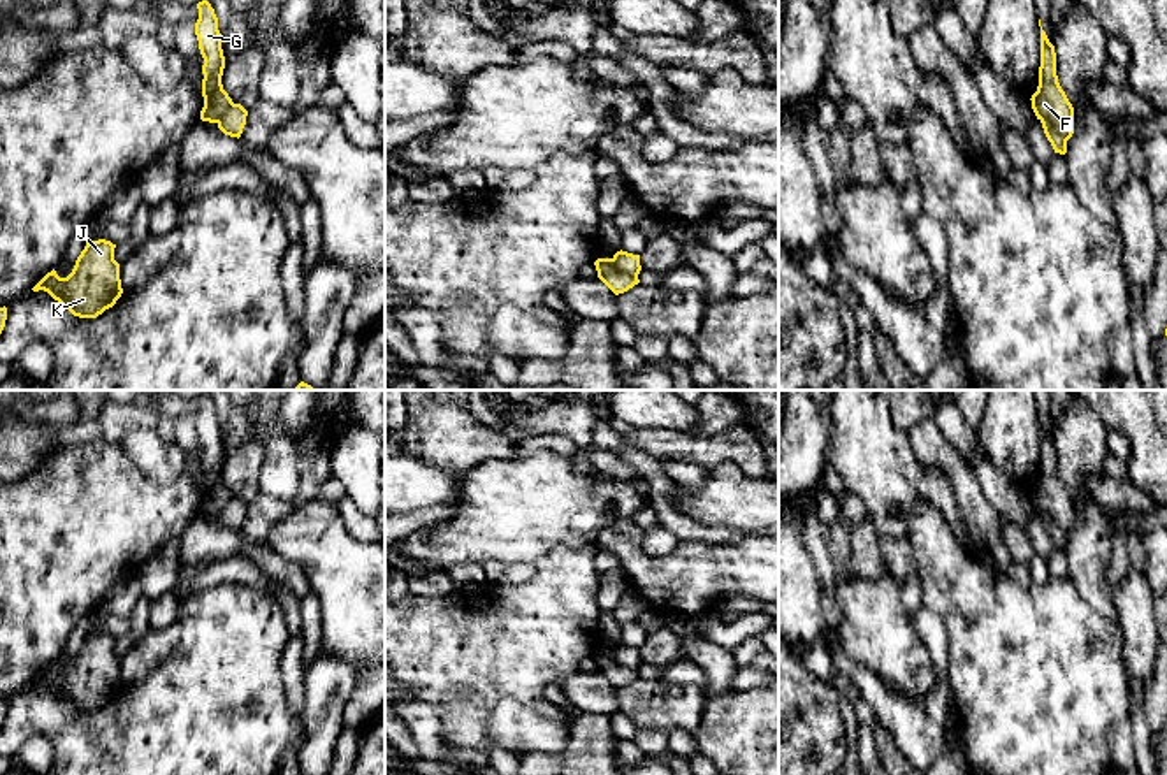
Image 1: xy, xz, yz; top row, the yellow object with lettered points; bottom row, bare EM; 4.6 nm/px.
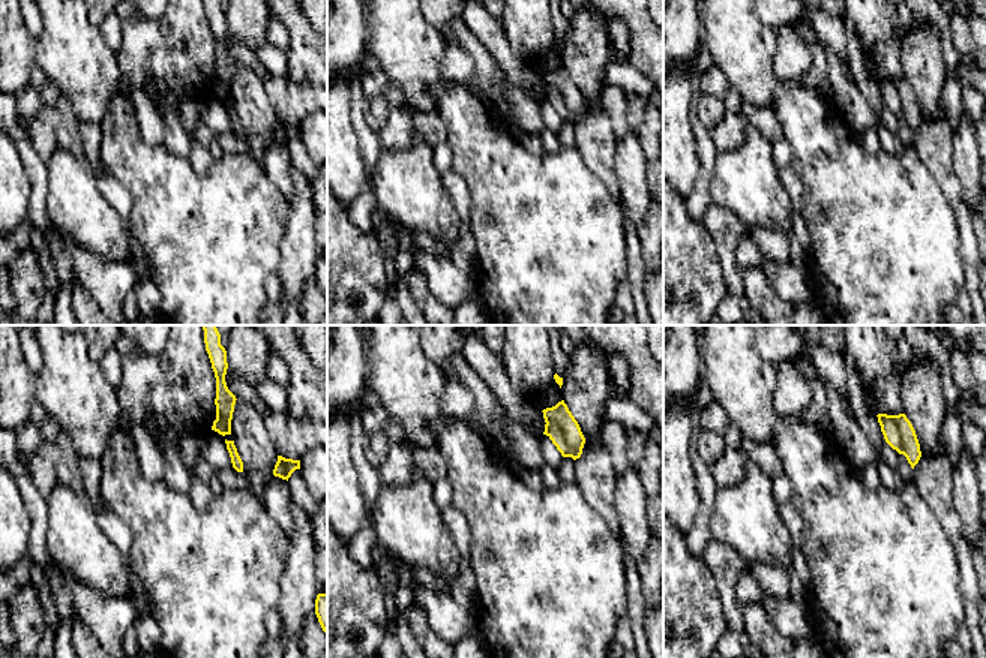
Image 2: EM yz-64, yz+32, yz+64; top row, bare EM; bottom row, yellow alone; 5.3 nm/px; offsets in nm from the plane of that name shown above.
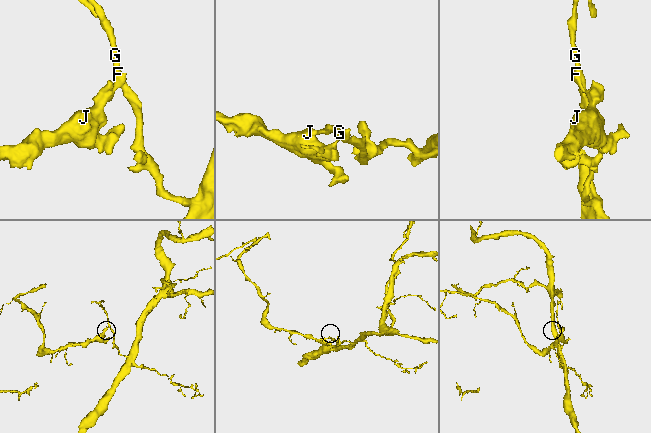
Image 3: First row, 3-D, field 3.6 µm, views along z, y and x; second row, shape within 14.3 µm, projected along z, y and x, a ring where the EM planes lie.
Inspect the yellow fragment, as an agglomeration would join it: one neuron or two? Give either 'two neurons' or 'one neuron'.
two neurons

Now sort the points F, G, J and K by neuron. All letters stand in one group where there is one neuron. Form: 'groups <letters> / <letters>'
groups F G / J K

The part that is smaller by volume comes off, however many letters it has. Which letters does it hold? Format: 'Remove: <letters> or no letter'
Remove: J, K

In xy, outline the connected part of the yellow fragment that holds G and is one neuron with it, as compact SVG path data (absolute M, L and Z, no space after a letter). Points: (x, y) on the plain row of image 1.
M207 394L197 397L199 413L195 416L195 429L199 443L204 452L202 459L202 490L204 501L200 513L218 517L218 513L234 497L228 487L223 483L221 469L225 462L225 450L221 443L221 427L218 424L218 411Z

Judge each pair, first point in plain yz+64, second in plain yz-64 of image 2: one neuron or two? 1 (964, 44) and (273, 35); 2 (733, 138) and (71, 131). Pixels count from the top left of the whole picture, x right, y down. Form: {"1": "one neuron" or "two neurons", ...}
{"1": "one neuron", "2": "one neuron"}

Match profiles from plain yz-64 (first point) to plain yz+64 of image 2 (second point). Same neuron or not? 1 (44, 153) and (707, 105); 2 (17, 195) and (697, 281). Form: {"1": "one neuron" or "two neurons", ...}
{"1": "one neuron", "2": "two neurons"}

